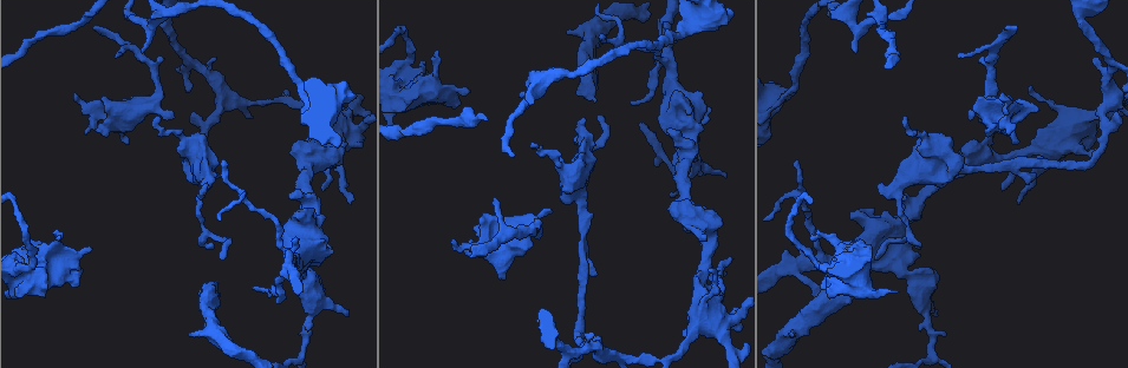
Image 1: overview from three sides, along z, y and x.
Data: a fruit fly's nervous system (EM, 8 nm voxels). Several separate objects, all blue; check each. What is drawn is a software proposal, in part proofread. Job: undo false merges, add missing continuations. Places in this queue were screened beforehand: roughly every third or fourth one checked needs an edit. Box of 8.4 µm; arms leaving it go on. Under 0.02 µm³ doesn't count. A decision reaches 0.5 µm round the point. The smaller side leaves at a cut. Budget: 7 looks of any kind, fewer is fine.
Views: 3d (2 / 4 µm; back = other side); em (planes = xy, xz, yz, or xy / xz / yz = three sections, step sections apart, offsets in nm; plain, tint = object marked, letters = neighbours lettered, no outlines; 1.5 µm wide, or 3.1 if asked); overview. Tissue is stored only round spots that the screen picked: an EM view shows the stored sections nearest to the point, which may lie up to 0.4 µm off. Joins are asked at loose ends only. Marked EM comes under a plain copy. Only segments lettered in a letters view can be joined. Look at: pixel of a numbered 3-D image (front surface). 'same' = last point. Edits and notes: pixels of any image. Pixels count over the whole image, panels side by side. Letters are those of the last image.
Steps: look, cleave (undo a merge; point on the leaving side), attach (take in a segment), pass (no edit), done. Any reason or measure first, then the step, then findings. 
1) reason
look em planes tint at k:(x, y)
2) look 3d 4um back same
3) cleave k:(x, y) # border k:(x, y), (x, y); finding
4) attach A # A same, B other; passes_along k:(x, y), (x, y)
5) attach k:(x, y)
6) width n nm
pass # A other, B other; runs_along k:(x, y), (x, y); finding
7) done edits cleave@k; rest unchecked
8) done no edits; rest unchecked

sudden change in width
look em yz step 8 tint at 1:(32, 260)

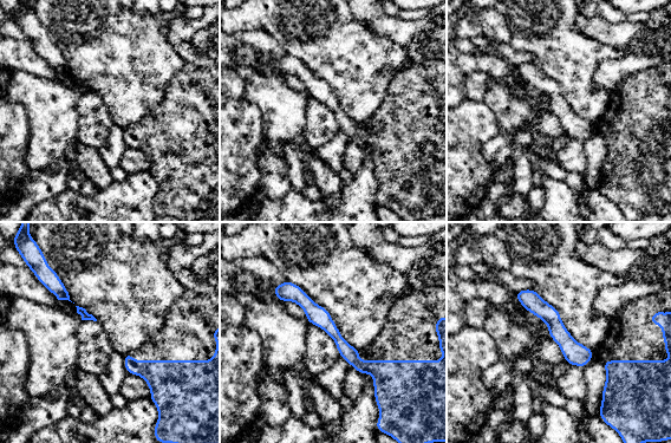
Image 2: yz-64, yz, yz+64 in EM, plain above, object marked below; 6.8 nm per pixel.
cut it another way
look em planes letters same

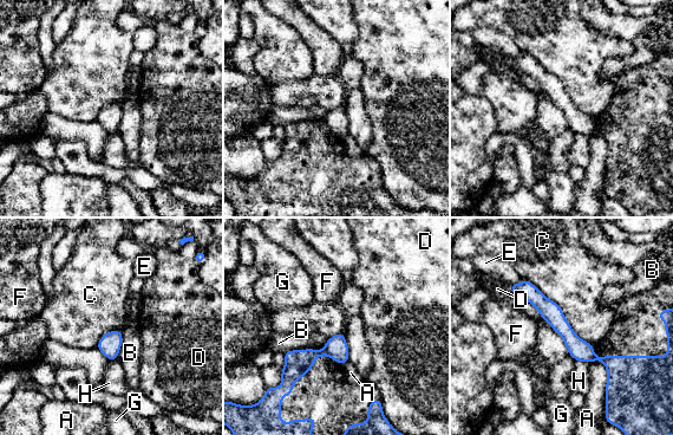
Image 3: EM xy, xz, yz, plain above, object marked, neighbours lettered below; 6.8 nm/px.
cleave 3:(580, 350) # A other, B other, C other, D other, E other, F other, G other, H other; border 3:(594, 356), (590, 361); two cells meet here

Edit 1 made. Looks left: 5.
redraw
look overview

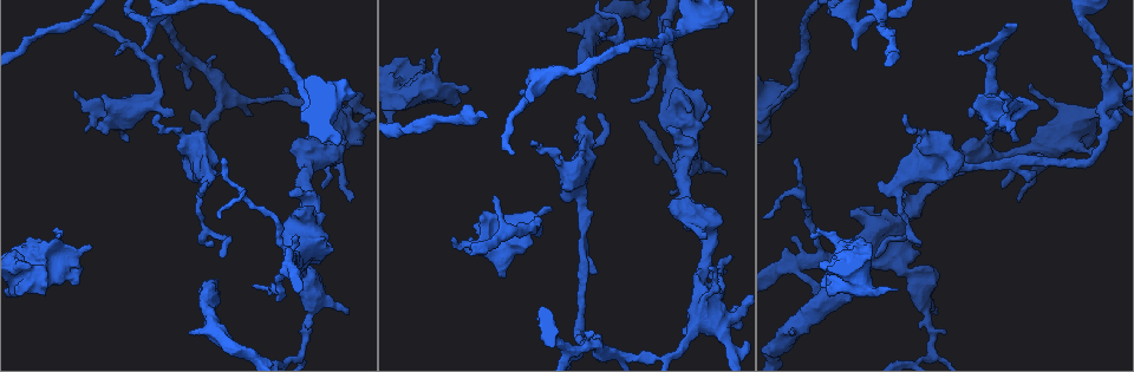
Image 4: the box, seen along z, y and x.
an open end
look 3d 4um at 4:(173, 115)

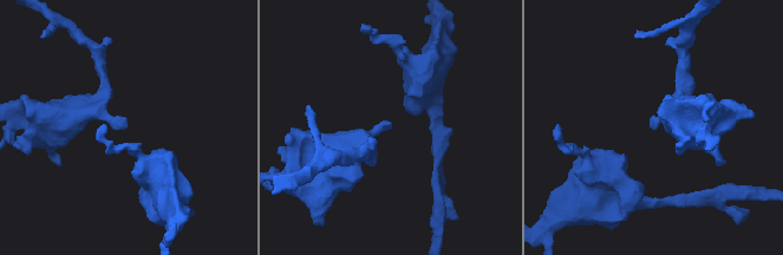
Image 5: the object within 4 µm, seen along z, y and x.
shape alone is not enough
look em planes letters at 5:(390, 125)

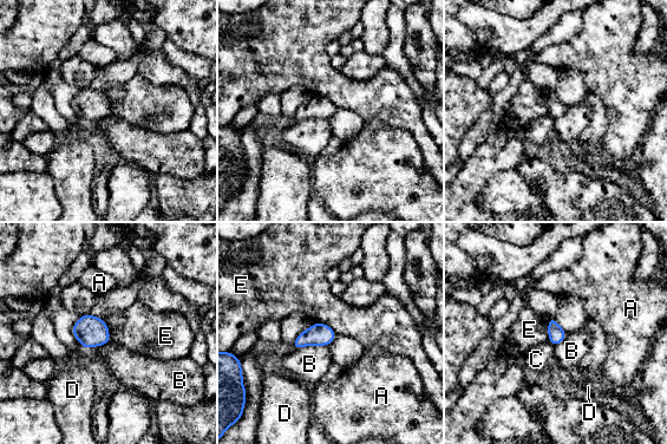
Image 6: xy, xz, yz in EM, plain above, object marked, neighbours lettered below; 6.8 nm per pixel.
pass # A other, B other, C other, D other, E other; border 6:(314, 321), (327, 324), (337, 333); none of them fits

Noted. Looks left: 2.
branch stops here
look 3d 4um at 4:(1016, 23)

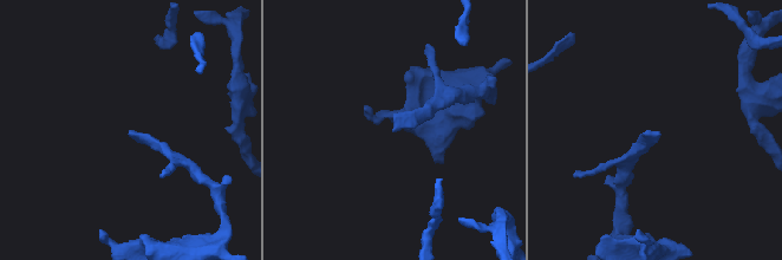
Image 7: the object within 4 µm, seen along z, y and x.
look em planes letters at 7:(395, 130)

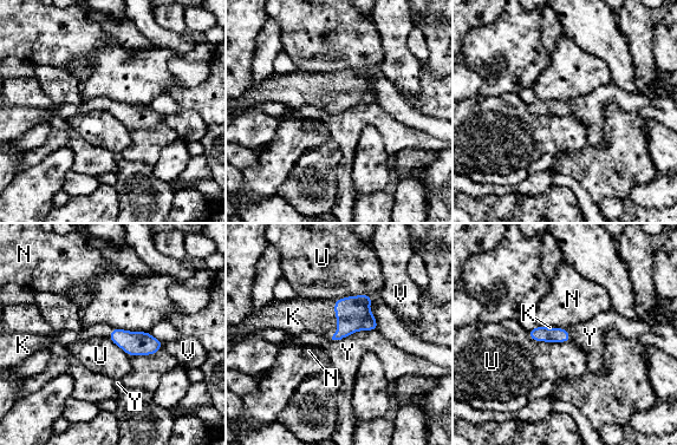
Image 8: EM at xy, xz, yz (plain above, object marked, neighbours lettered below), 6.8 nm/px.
longest_contact Y 320 nm
attach 8:(301, 314) # K same, N other, U other, V other, Y other; passes_along 8:(352, 313), (337, 320), (301, 314); it goes on there

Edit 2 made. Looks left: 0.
done edits cleave@3, attach@8; rest unchecked

